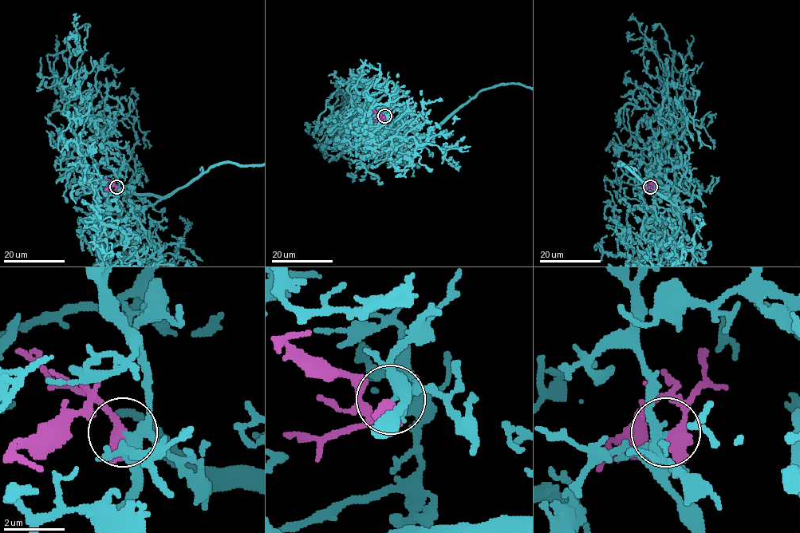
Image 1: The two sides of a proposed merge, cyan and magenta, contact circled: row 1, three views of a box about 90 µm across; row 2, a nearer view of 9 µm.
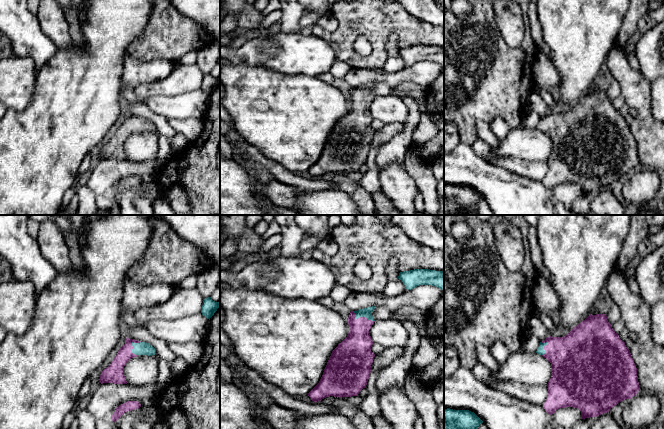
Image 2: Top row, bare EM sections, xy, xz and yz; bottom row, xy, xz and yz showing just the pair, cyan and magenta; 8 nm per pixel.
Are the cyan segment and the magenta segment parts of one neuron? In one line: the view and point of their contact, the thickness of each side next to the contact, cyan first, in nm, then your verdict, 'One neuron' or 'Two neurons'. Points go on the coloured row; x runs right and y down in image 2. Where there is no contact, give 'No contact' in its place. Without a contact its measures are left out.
Touches cyan at xz (362, 316). Thickness 80 nm (cyan) against 220 nm. One neuron

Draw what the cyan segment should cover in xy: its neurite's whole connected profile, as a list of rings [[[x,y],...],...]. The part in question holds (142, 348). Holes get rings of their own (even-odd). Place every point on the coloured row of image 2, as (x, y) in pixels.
[[[126,338],[118,354],[111,364],[102,371],[100,383],[127,384],[124,376],[124,366],[133,357],[138,355],[152,356],[156,354],[155,348],[146,342]]]

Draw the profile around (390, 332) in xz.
[[[394,318],[375,321],[369,334],[374,344],[381,344],[385,348],[394,346],[404,348],[408,341],[408,333],[403,323]]]

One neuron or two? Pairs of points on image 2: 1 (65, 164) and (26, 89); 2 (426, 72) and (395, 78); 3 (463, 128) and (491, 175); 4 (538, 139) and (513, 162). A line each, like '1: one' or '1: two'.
1: two
2: one
3: two
4: two

